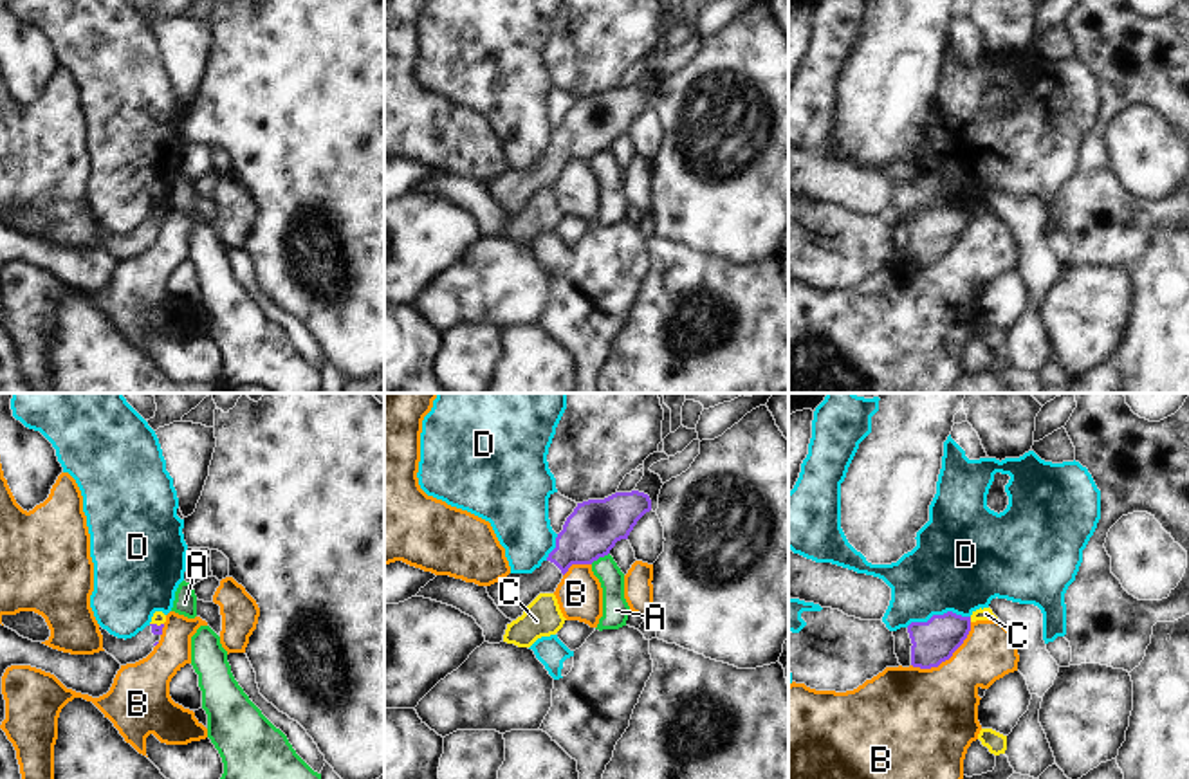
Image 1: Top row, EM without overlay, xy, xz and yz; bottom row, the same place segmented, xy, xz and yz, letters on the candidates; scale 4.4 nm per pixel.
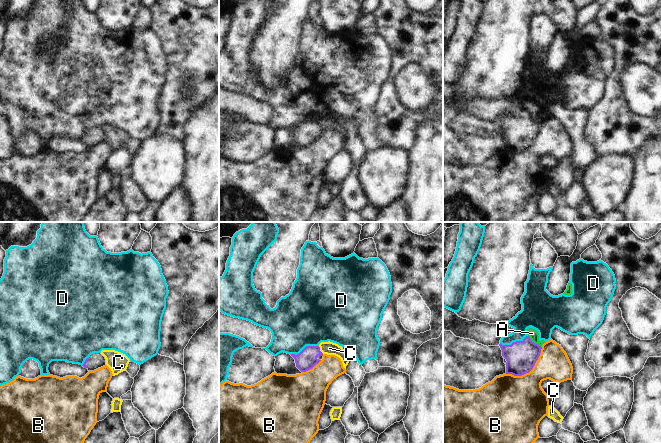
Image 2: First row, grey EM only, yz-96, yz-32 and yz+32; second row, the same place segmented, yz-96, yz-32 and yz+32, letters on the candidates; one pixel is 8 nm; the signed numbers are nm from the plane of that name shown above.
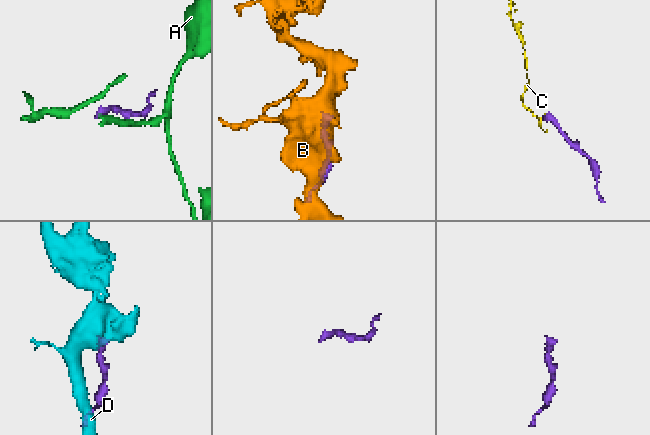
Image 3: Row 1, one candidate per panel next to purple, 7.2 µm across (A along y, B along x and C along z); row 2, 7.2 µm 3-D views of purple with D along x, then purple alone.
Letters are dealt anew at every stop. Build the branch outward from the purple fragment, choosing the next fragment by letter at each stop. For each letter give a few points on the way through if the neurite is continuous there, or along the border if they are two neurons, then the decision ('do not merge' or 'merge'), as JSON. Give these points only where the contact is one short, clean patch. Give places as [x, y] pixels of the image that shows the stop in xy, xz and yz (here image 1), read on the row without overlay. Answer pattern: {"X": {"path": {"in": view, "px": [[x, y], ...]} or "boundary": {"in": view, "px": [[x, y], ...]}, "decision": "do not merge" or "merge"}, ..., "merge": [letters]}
{"A": {"decision": "do not merge"}, "B": {"decision": "do not merge"}, "C": {"boundary": {"in": "yz", "px": [[969, 213], [971, 217]]}, "decision": "do not merge"}, "D": {"boundary": {"in": "yz", "px": [[969, 211], [933, 210], [906, 222]]}, "decision": "do not merge"}, "merge": []}

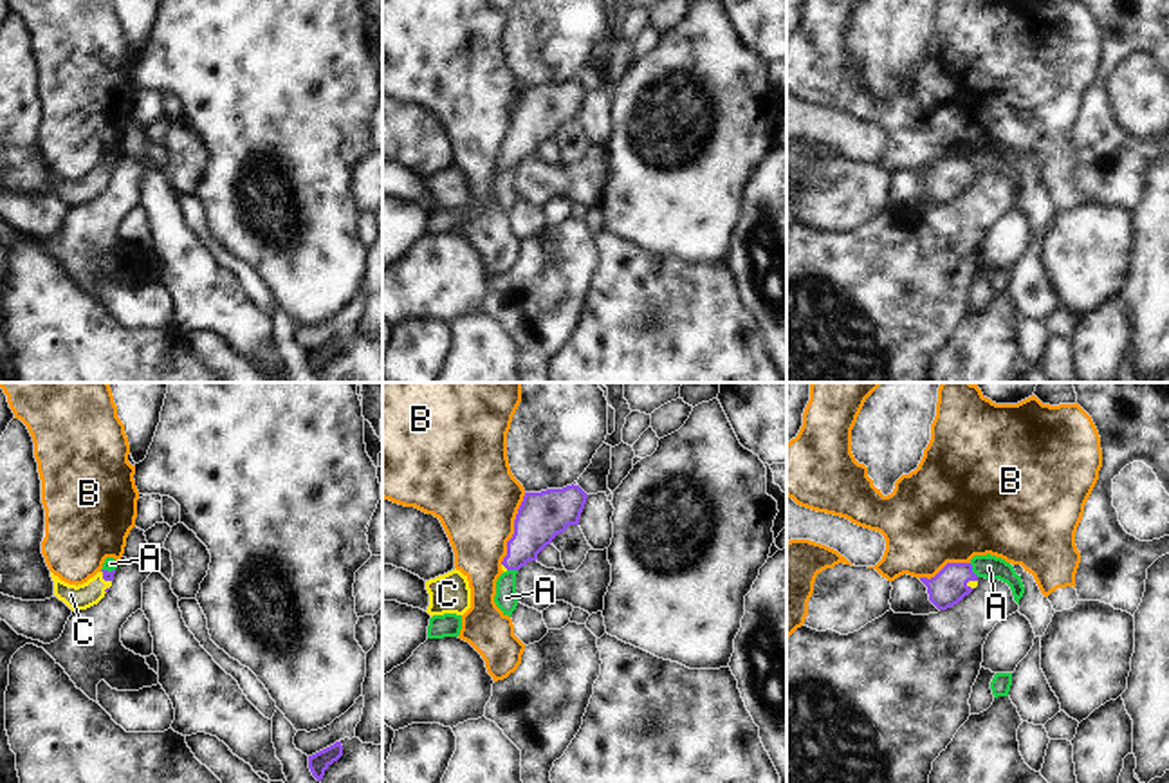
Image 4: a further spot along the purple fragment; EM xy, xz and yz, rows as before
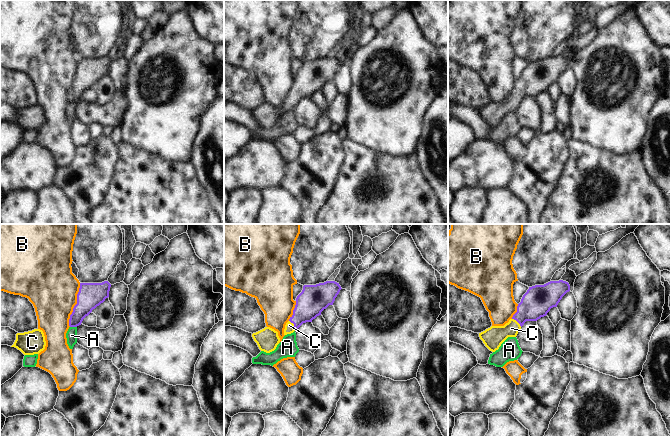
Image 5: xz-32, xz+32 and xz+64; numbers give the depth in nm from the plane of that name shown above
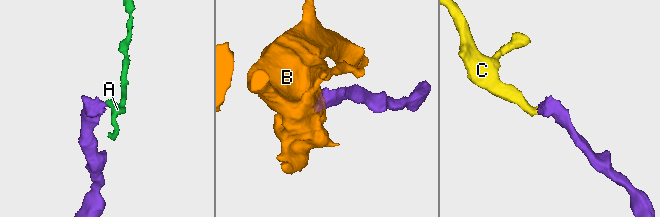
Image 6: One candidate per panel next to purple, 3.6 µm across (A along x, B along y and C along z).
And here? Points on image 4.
{"A": {"boundary": {"in": "yz", "px": [[969, 159], [978, 172]]}, "decision": "do not merge"}, "B": {"boundary": {"in": "xz", "px": [[525, 89], [507, 150], [500, 159]]}, "decision": "do not merge"}, "C": {"path": {"in": "yz", "px": [[949, 181], [957, 175], [971, 175], [971, 179]]}, "decision": "merge"}, "merge": ["C"]}

